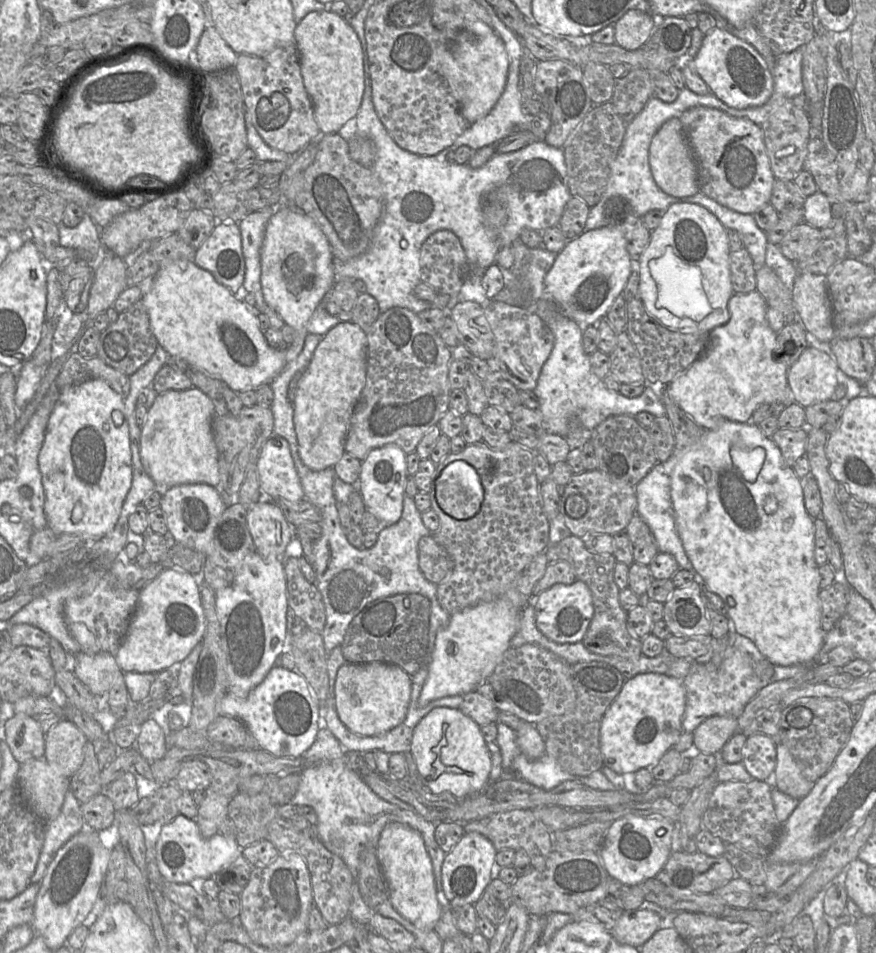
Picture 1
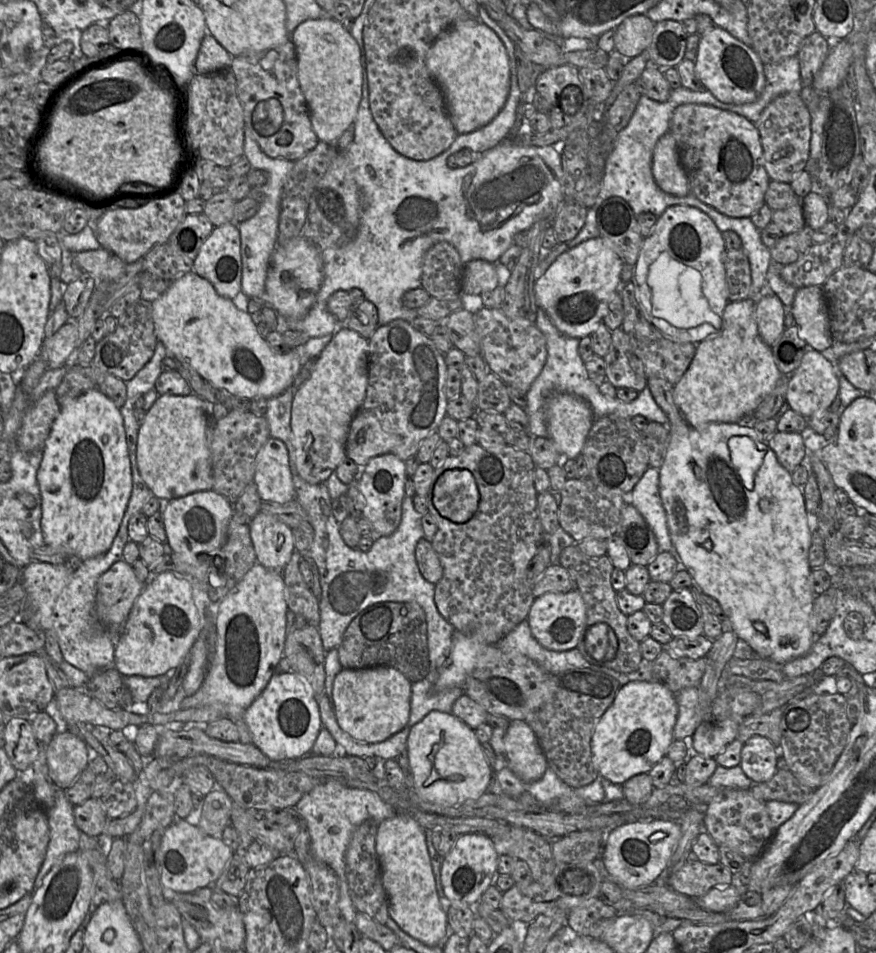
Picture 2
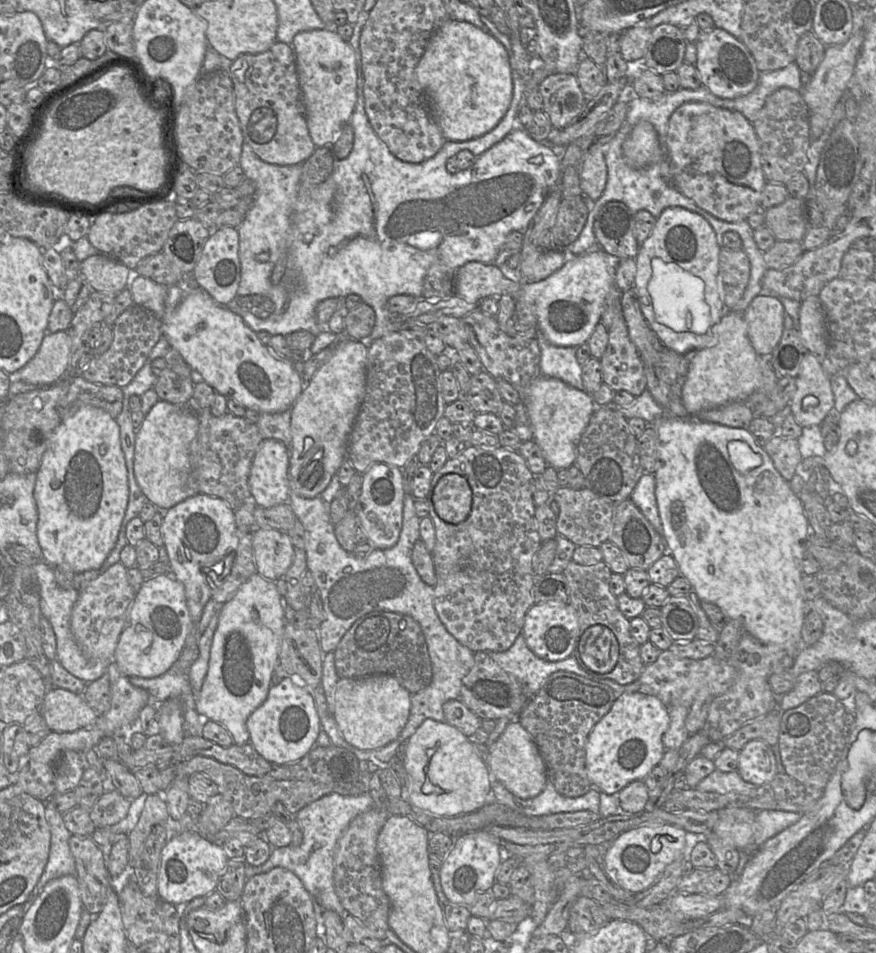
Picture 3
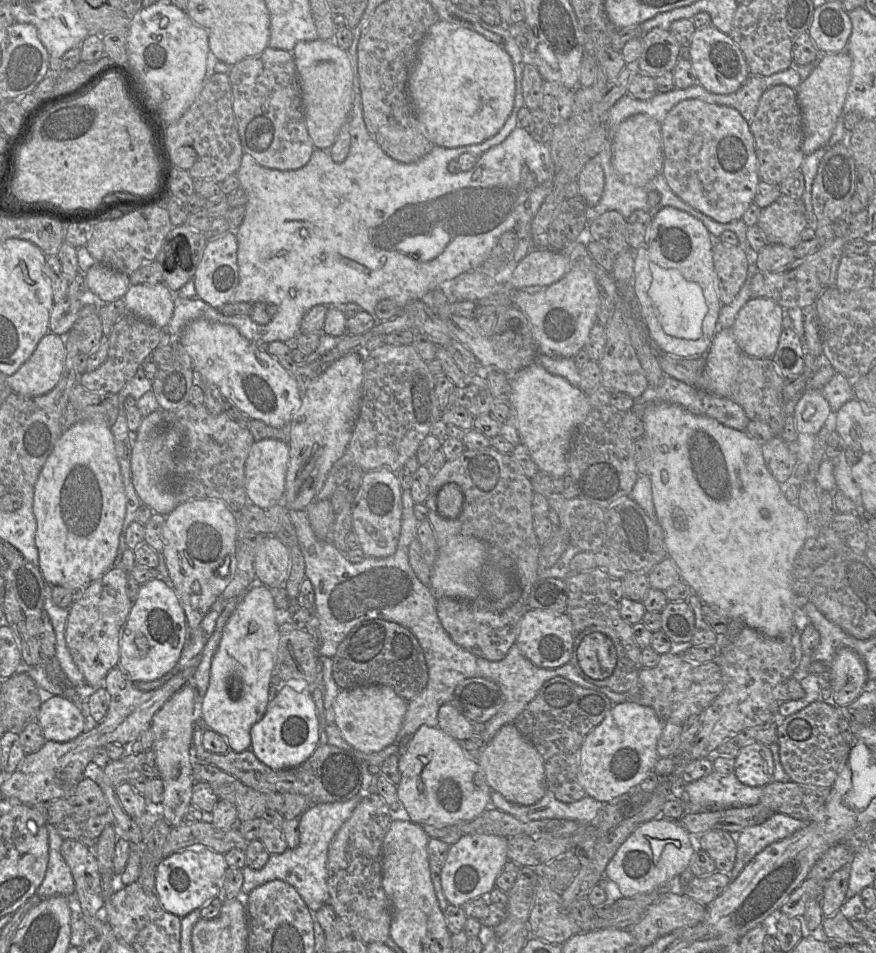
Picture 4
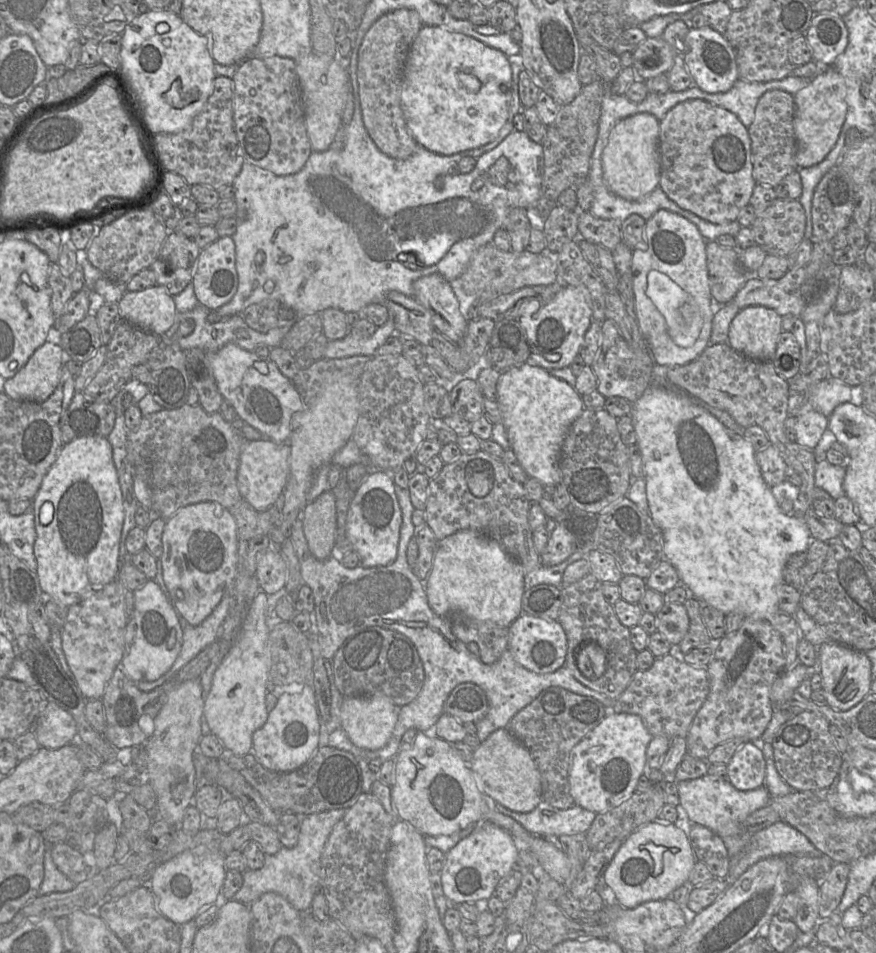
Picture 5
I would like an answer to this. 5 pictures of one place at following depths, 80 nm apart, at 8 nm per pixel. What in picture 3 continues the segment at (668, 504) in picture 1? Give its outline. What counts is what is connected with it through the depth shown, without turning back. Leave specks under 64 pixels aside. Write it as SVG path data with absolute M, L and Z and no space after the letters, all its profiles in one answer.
M644 473L633 489L630 499L640 509L654 529L663 535L663 527L659 516L655 487L656 482L654 474Z

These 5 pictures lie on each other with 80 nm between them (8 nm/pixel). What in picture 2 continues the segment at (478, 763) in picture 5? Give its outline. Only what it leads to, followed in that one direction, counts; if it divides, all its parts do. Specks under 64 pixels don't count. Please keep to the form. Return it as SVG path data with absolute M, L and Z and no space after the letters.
M510 720L504 746L507 767L522 781L532 783L544 775L548 768L547 759L537 736L526 721Z

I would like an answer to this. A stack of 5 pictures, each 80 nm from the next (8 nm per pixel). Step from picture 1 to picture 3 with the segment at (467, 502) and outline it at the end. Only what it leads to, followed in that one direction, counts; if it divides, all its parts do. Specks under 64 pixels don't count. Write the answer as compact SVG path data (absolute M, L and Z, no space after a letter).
M446 474L434 488L433 503L437 515L446 523L464 522L472 509L472 490L459 474Z

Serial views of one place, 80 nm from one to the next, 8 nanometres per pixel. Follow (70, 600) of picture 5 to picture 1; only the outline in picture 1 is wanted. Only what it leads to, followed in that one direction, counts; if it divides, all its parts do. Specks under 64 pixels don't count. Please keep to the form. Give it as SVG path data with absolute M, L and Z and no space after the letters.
M92 379L60 391L38 458L45 492L47 526L56 534L74 534L95 542L113 530L132 484L132 456L125 400L107 382Z

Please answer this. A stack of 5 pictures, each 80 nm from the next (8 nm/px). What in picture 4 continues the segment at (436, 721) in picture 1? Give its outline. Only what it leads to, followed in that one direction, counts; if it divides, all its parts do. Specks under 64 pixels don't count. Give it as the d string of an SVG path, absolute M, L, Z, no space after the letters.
M421 725L414 733L407 751L399 757L400 782L397 785L398 799L409 815L411 822L443 828L459 822L470 821L487 809L496 808L491 801L491 788L478 762L464 752L460 742L443 732L438 726Z

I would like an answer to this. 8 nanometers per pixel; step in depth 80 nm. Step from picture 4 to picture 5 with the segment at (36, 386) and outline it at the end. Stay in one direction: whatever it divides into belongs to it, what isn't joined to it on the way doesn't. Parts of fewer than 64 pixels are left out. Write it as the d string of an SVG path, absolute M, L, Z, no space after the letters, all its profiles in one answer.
M57 340L45 341L13 377L4 380L3 392L15 400L46 400L60 380L63 354Z

